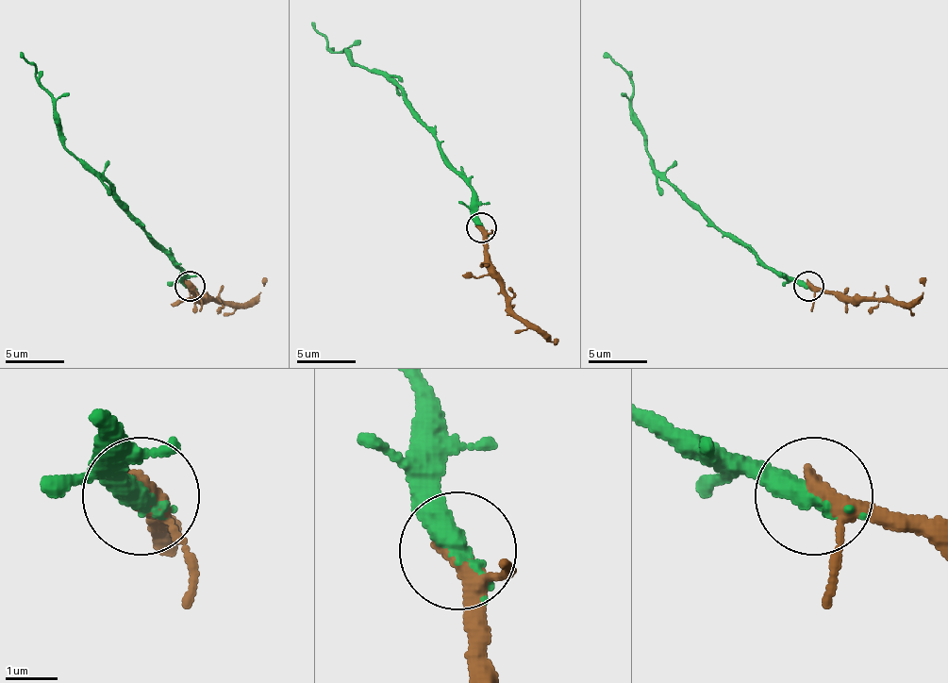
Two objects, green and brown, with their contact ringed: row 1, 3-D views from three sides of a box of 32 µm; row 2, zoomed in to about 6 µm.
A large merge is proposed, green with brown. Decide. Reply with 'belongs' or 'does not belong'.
belongs

